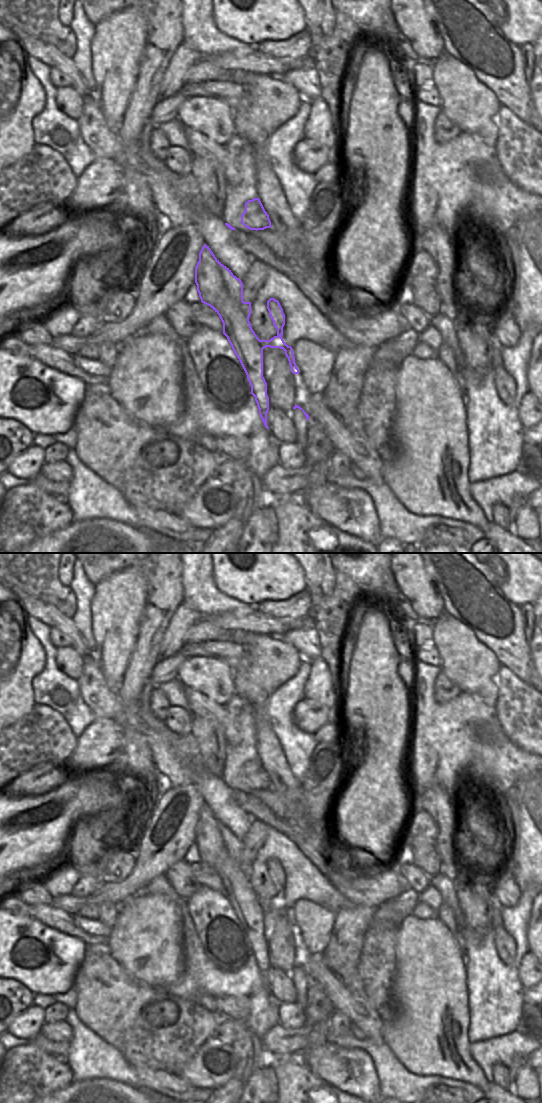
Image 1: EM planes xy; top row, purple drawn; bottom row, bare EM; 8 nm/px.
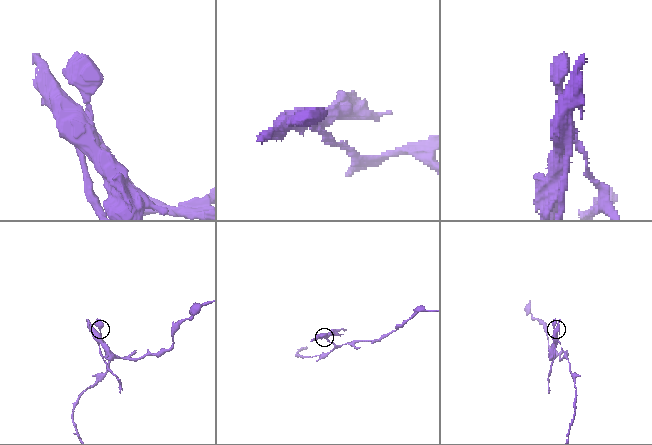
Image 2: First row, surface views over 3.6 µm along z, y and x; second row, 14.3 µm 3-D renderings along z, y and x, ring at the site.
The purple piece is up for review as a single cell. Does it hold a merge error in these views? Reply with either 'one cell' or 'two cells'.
two cells

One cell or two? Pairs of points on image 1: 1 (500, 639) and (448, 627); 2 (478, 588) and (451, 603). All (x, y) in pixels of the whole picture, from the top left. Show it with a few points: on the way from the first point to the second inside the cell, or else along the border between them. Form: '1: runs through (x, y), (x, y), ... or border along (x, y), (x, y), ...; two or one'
1: border along (455, 619), (464, 623), (490, 650); two
2: runs through (471, 591), (458, 601); one

